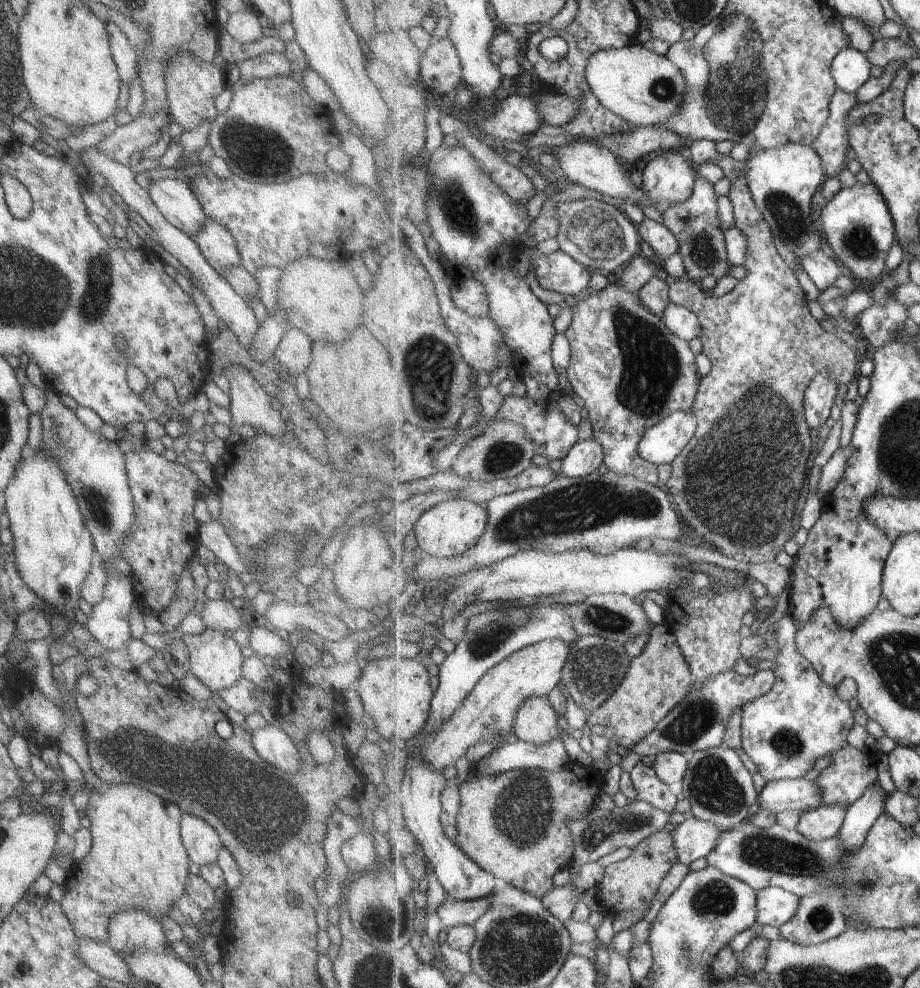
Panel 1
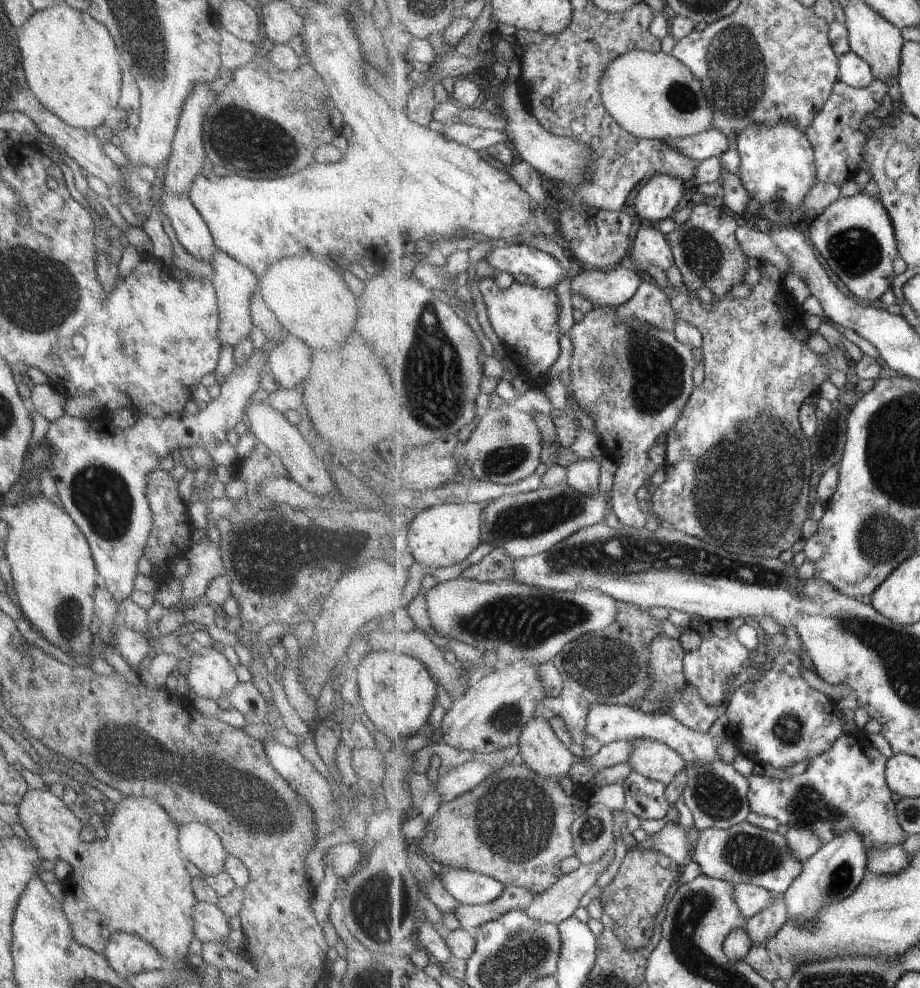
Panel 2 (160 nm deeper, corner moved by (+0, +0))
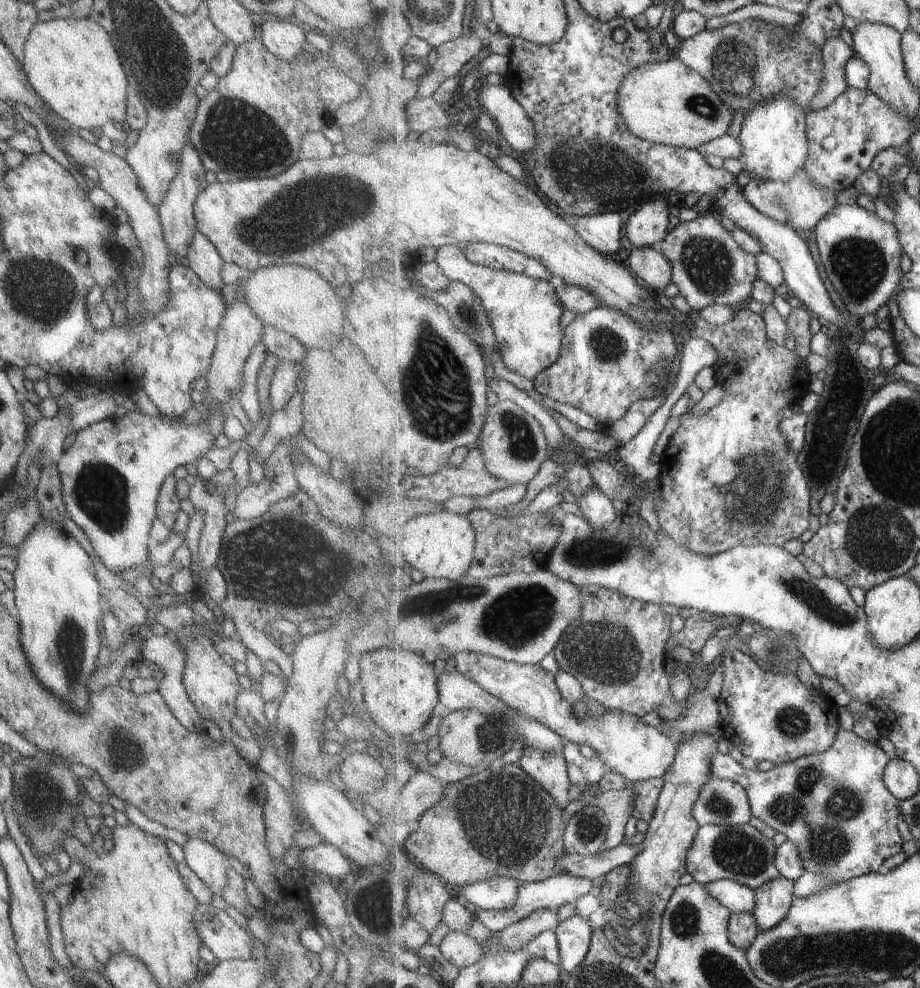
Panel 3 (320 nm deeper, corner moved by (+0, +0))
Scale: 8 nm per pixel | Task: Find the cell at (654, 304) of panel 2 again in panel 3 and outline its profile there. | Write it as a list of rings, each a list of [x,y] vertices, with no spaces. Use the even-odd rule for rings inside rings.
[[[606,305],[577,315],[564,330],[563,348],[557,363],[534,380],[534,389],[554,401],[568,404],[590,415],[597,423],[615,422],[625,418],[629,408],[634,407],[637,400],[655,398],[655,390],[651,384],[653,368],[669,372],[669,362],[680,356],[680,341],[669,326],[655,324],[653,329],[641,327],[633,321],[631,314],[621,312],[619,308],[608,308]]]

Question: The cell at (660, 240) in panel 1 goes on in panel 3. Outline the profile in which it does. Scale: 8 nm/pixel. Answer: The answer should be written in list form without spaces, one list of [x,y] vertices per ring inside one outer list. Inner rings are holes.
[[[633,247],[624,261],[636,279],[654,293],[665,293],[672,284],[673,264],[658,248]]]

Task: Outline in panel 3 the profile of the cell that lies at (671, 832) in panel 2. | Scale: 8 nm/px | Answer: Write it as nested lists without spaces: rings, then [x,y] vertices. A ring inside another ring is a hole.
[[[624,841],[615,849],[604,850],[593,856],[569,853],[565,858],[561,858],[561,866],[567,870],[568,875],[592,880],[599,876],[607,876],[615,868],[630,865],[637,854],[639,845],[631,845]]]

